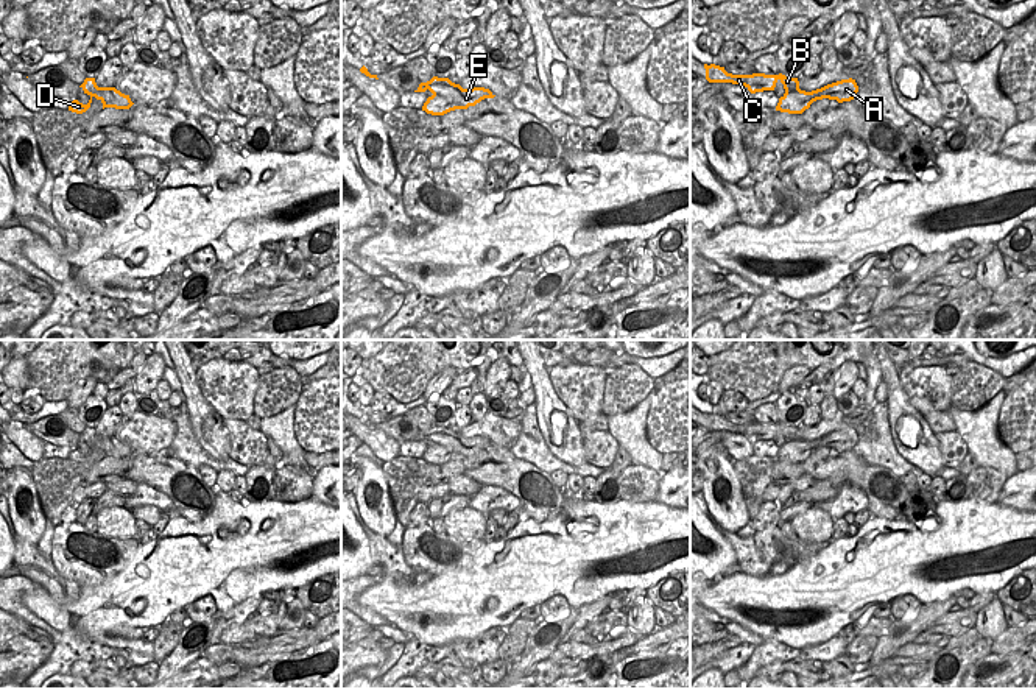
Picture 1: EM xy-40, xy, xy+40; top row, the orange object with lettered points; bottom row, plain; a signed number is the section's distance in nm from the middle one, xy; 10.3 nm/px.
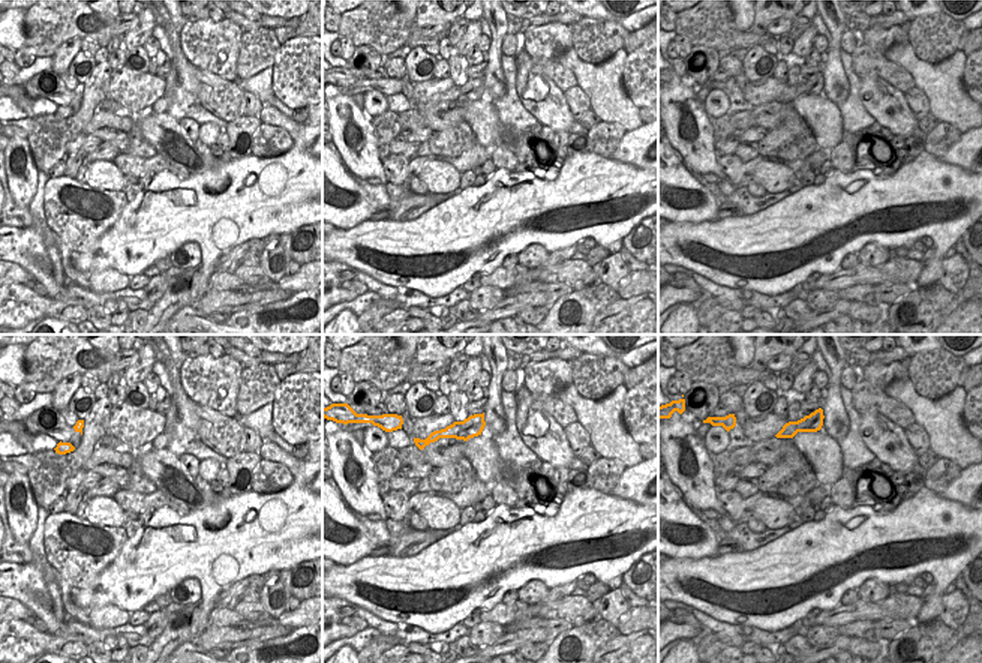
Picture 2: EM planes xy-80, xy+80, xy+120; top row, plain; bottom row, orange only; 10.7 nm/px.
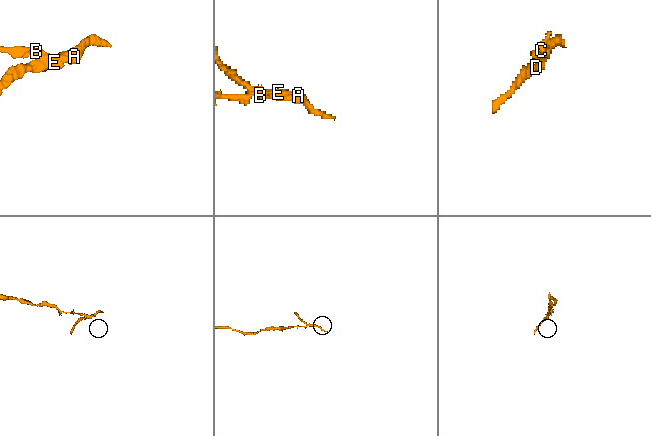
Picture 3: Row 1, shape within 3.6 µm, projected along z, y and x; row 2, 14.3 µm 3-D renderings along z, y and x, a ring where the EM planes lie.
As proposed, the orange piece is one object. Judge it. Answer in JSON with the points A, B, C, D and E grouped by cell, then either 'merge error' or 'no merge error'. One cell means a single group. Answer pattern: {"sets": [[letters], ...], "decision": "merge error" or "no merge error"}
{"sets": [["A", "B", "D", "E"], ["C"]], "decision": "merge error"}

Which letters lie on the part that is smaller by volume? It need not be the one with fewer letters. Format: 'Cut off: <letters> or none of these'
Cut off: A, B, D, E

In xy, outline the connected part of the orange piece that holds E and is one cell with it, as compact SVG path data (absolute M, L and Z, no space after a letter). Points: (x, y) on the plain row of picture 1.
M433 426L425 432L425 440L433 444L427 447L422 460L432 465L444 465L455 458L467 458L475 455L485 447L494 447L495 444L485 436L463 438L460 433L452 432L449 427Z

